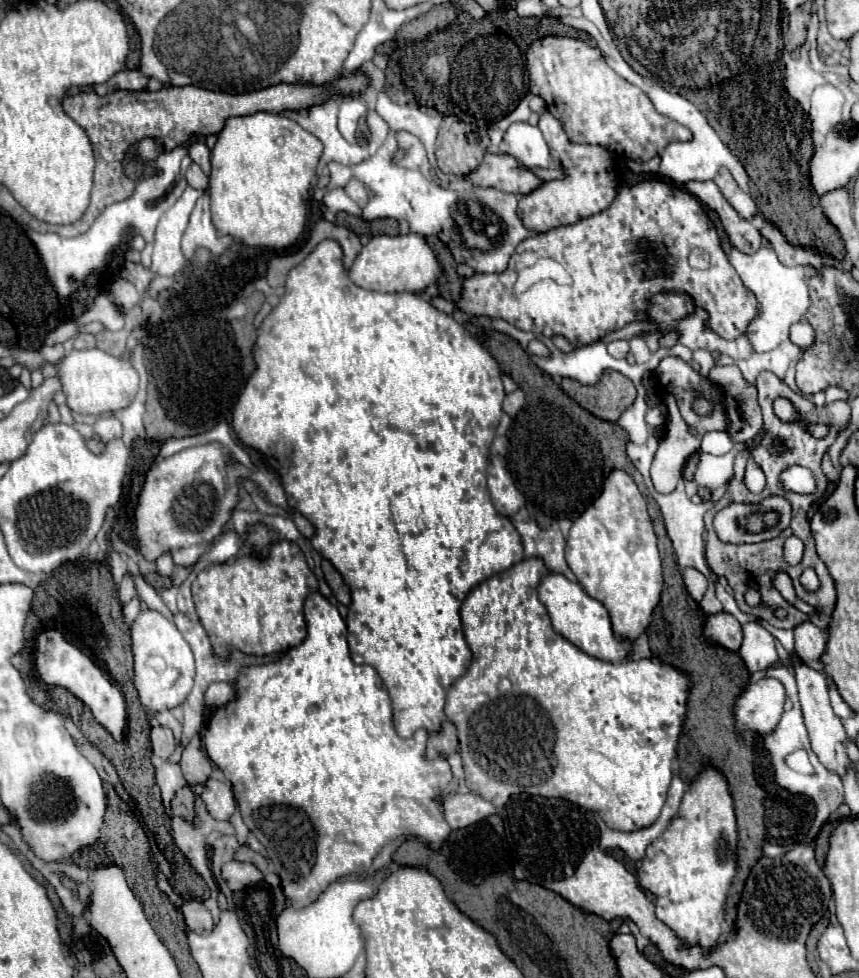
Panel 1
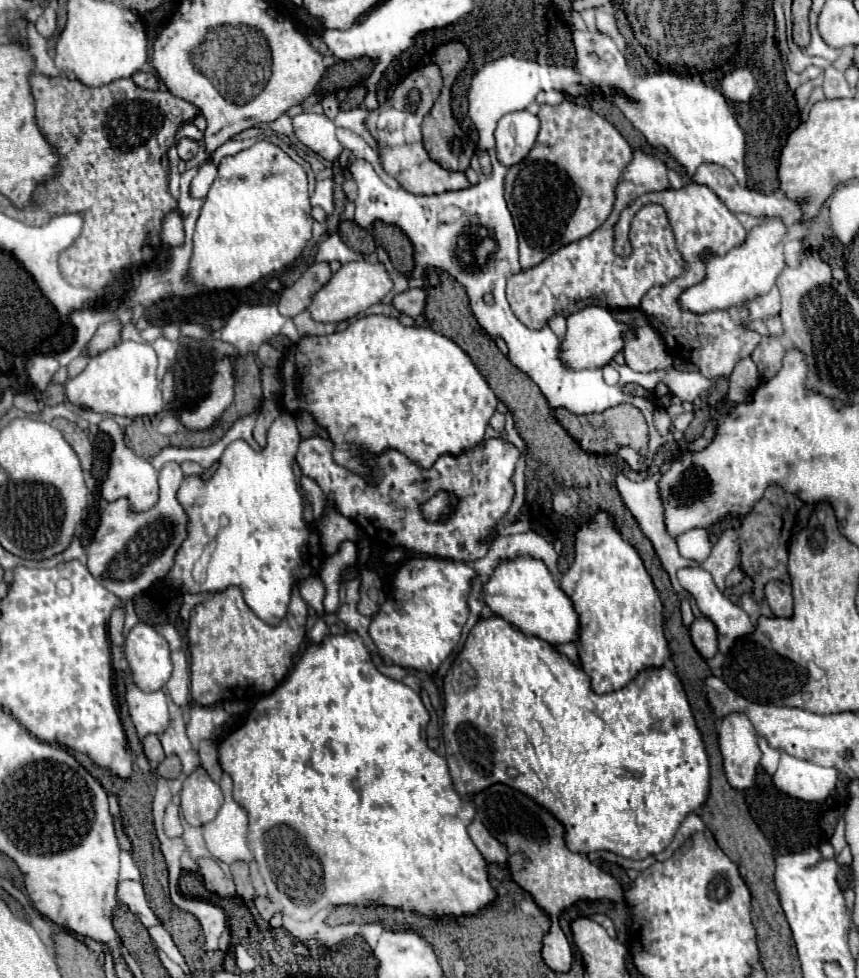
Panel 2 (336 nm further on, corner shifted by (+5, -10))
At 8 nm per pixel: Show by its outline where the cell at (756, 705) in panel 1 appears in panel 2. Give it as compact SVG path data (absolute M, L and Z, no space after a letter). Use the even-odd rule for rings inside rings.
M730 714L718 730L718 744L724 758L724 774L736 790L746 790L754 784L756 766L760 762L758 736L744 714Z

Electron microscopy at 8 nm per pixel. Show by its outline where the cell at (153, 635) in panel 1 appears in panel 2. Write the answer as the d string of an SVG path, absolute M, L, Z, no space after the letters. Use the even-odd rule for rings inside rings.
M142 622L126 636L126 660L134 684L146 692L160 690L172 674L168 642L152 626Z

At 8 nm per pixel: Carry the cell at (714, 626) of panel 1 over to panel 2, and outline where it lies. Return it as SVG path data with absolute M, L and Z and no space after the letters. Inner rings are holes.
M696 618L690 626L690 636L702 658L712 658L718 650L718 632L708 618Z

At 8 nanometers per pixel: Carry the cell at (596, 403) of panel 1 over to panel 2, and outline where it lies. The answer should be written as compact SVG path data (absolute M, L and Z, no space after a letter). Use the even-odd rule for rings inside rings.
M620 404L600 414L586 416L576 416L564 408L558 408L556 418L560 426L590 454L616 454L622 446L634 448L640 454L640 458L644 458L648 452L648 426L642 412L632 404Z

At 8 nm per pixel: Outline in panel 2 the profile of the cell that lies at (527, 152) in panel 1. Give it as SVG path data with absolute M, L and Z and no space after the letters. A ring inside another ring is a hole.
M528 110L502 116L496 126L496 154L504 166L518 164L534 146L538 136L538 118Z

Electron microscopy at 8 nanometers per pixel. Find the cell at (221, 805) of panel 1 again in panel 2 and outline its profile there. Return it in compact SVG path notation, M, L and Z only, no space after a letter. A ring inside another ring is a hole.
M198 766L182 786L182 812L188 824L204 826L214 820L224 802L220 786Z

